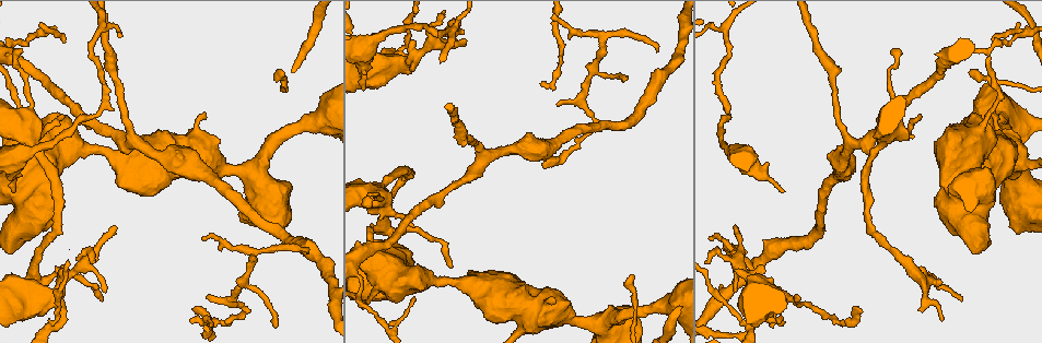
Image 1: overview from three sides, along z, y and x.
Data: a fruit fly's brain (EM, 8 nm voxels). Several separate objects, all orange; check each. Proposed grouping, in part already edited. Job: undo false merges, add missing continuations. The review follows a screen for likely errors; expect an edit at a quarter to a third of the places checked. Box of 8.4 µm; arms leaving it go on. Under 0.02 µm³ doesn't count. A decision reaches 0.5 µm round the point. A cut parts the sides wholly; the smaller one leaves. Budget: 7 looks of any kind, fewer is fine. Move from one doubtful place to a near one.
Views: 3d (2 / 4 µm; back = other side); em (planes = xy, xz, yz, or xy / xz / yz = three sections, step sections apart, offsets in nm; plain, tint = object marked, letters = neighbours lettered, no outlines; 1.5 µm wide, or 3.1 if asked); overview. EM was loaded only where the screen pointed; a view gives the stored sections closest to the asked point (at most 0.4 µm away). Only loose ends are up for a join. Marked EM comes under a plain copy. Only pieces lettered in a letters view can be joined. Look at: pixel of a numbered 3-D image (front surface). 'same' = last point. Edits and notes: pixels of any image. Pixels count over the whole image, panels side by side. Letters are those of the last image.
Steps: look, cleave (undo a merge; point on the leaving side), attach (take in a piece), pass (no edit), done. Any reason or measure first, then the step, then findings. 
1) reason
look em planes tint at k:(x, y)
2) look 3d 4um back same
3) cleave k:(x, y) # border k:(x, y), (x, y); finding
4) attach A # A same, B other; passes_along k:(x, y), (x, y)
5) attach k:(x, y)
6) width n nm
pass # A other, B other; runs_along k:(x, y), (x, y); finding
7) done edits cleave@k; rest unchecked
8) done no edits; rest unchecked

thin end
look em xy step 4 letters at 1:(105, 291)

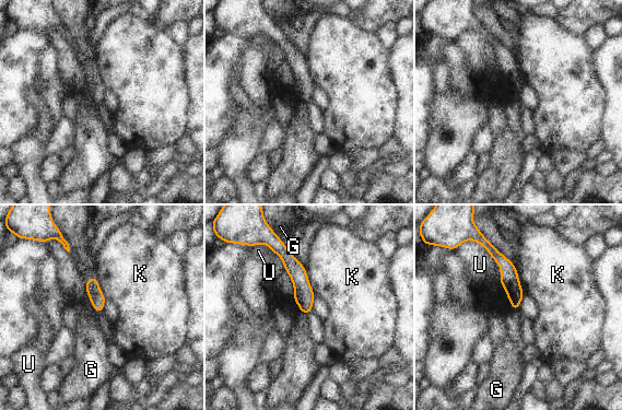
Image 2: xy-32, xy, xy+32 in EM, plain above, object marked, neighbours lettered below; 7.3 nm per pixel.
width 100 nm
pass # G other, K other, U other; runs_along 2:(282, 250), (298, 276), (308, 309); none of them fits

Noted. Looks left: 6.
tapers out
look 3d 4um at 1:(544, 163)

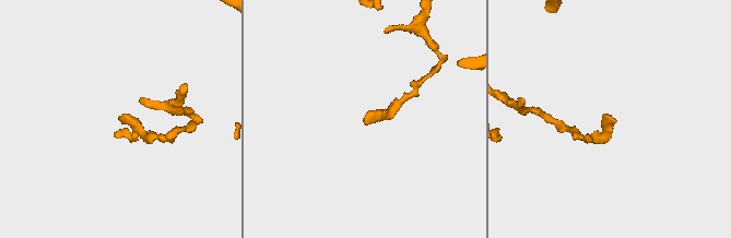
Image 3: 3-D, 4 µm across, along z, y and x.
look em planes letters at 3:(121, 116)

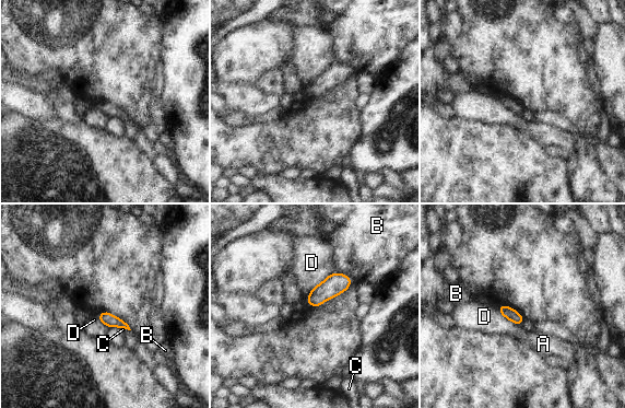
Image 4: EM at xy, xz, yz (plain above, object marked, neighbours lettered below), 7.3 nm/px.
longest_contact D 320 nm
pass # A other, B other, C other, D other; border 4:(333, 271), (310, 291), (306, 303); no lettered piece goes on from it

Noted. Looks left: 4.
thin end
look em yz step 4 tint at 1:(892, 48)

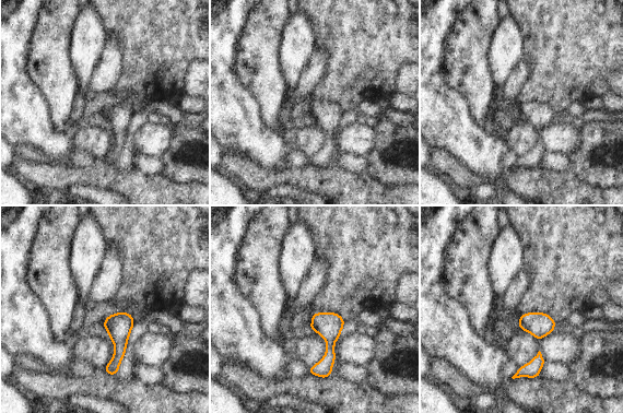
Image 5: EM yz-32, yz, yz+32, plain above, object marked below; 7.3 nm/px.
another direction
look em planes letters same

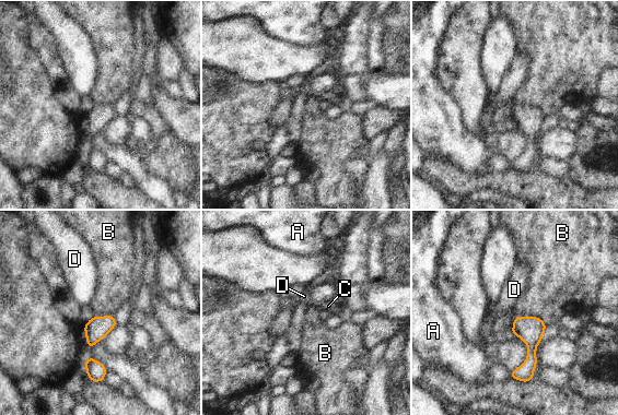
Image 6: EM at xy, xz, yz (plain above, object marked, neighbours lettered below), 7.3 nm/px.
pass # A other, B other, C other, D other; border 6:(519, 316), (538, 317), (547, 325); none of them fits

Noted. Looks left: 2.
done no edits; rest unchecked

